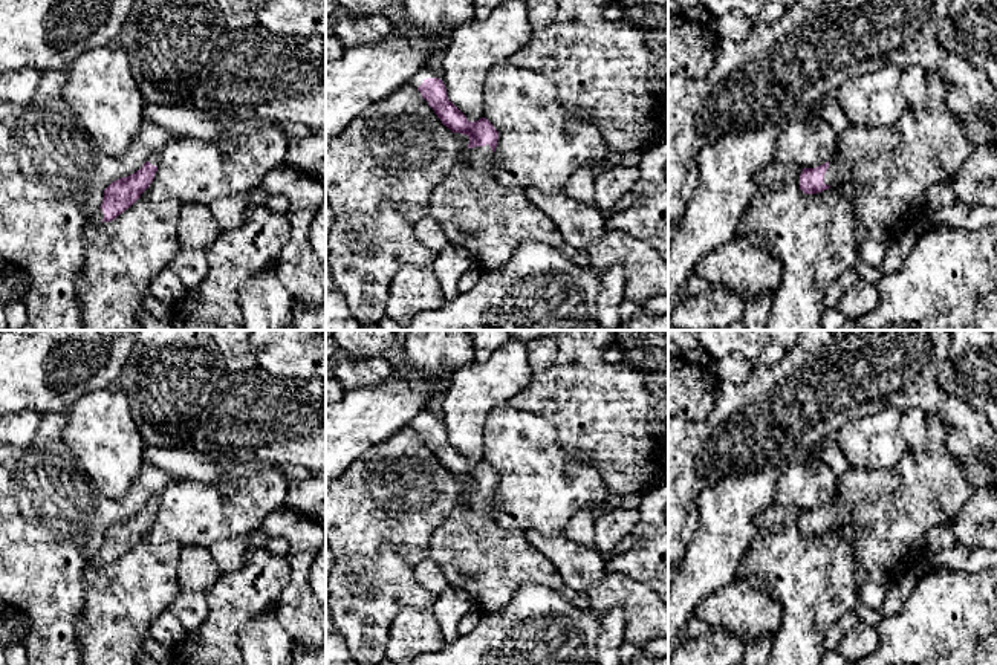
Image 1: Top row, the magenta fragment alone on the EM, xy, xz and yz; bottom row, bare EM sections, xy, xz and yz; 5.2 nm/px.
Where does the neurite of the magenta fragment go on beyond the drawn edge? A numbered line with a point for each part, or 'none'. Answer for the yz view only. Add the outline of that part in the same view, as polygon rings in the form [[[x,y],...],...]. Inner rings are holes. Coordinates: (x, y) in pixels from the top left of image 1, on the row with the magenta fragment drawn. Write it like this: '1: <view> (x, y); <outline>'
1: yz (890, 168); [[[927,75],[925,87],[924,102],[907,104],[893,125],[852,124],[838,133],[824,183],[853,185],[858,242],[891,240],[916,229],[927,214],[927,190],[934,183],[950,182],[976,147],[945,104],[945,98],[951,93],[948,84],[936,75]]]

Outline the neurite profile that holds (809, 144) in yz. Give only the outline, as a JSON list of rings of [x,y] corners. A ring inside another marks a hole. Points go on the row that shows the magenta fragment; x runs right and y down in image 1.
[[[823,119],[797,121],[778,138],[775,161],[815,168],[830,161],[836,142],[838,133]]]

